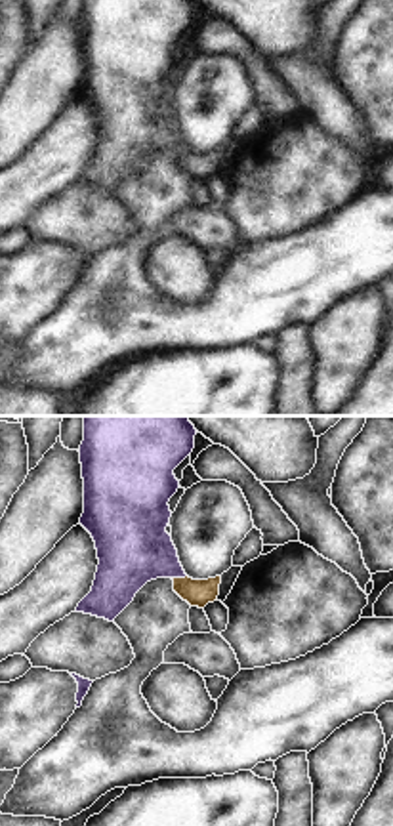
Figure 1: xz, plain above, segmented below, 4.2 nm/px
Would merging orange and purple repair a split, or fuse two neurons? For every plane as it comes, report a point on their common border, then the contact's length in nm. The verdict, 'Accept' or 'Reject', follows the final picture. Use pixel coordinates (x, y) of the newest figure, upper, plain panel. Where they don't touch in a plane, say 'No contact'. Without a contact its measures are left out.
Touches orange at (178, 151). Shared border 70 nm.

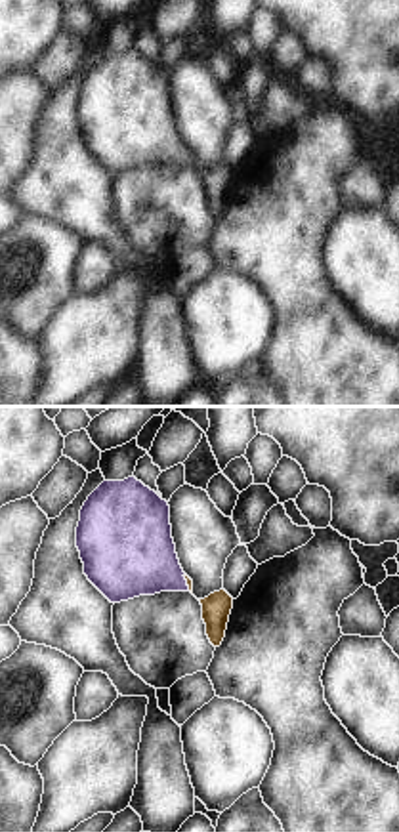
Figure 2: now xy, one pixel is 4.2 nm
Touches orange at (188, 155). Shared border 80 nm.

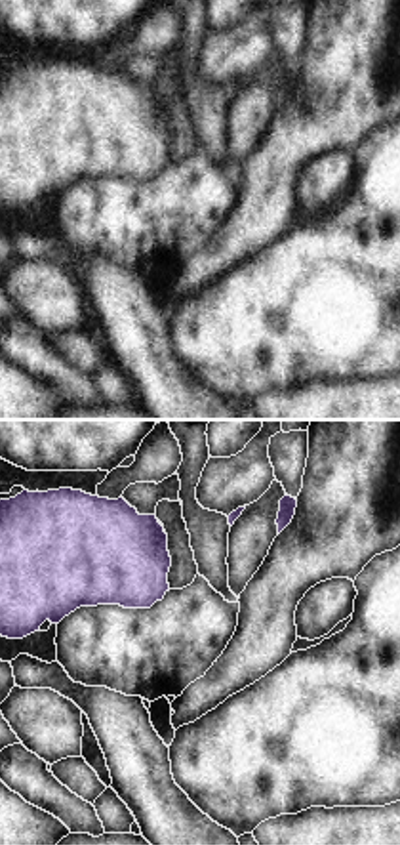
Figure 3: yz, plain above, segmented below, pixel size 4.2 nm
No contact.

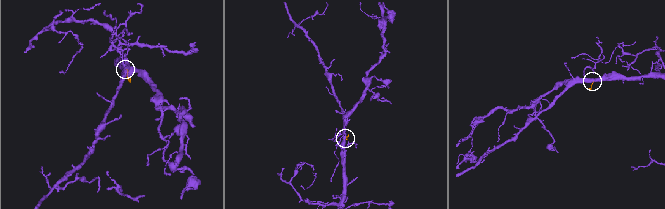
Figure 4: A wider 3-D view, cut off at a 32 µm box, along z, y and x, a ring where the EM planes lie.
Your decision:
Accept.

